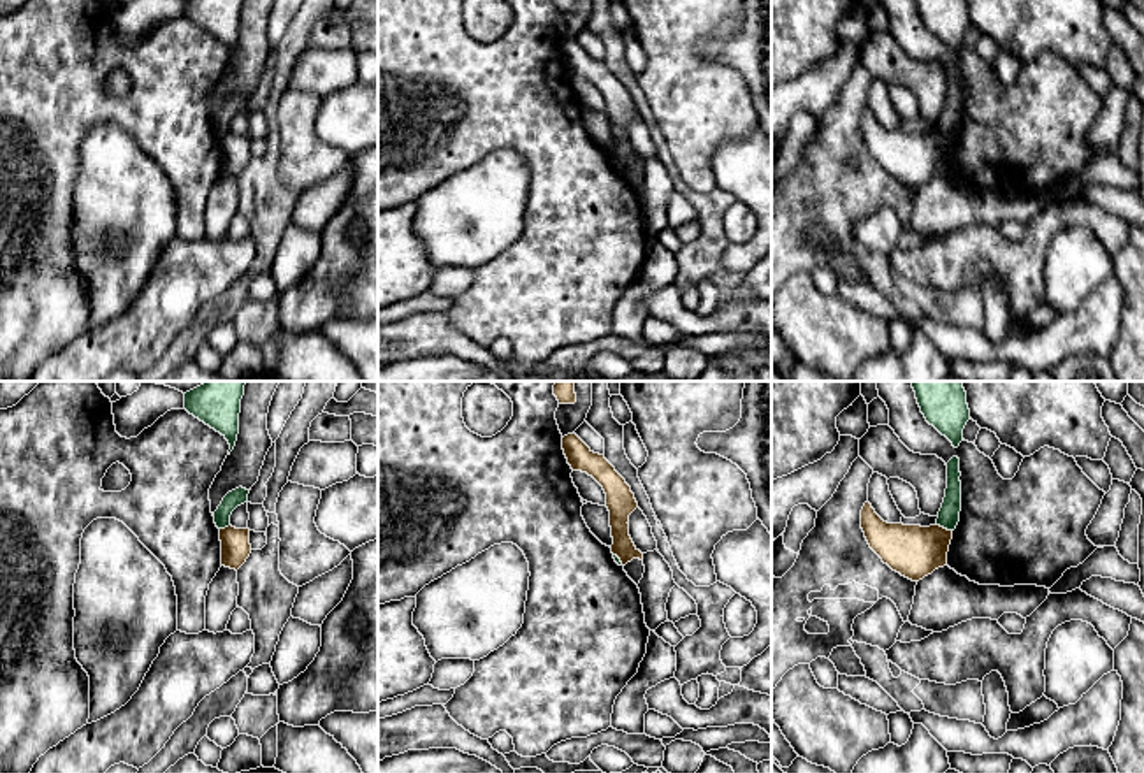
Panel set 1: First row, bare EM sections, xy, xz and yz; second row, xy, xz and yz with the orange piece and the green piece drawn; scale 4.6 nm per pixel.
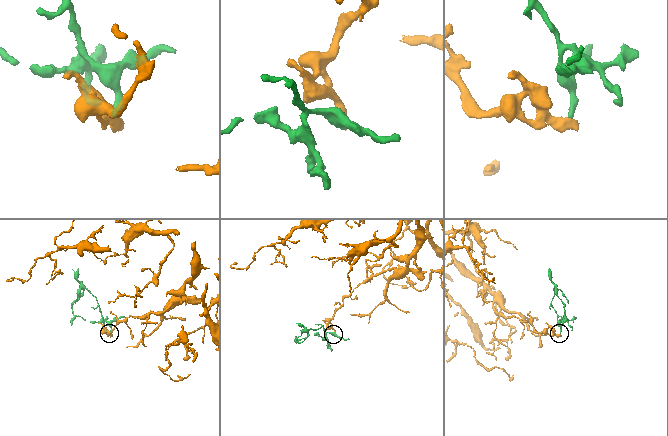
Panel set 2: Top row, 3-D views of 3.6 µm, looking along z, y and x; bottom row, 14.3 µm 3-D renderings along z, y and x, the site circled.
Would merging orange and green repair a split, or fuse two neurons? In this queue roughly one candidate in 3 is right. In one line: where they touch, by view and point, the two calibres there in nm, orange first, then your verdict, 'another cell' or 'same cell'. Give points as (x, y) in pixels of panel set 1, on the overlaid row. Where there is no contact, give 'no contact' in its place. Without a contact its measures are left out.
yz (942, 527) | 240/100 nm | another cell

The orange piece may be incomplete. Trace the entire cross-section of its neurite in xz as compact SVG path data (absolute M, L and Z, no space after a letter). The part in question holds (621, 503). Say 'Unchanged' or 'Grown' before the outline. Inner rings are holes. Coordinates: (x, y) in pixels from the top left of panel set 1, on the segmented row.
Unchanged. M576 434L562 437L562 450L571 469L592 476L606 494L613 538L612 553L620 559L622 566L633 559L643 560L643 553L634 546L629 536L629 515L638 508L631 487L605 455L594 453Z

